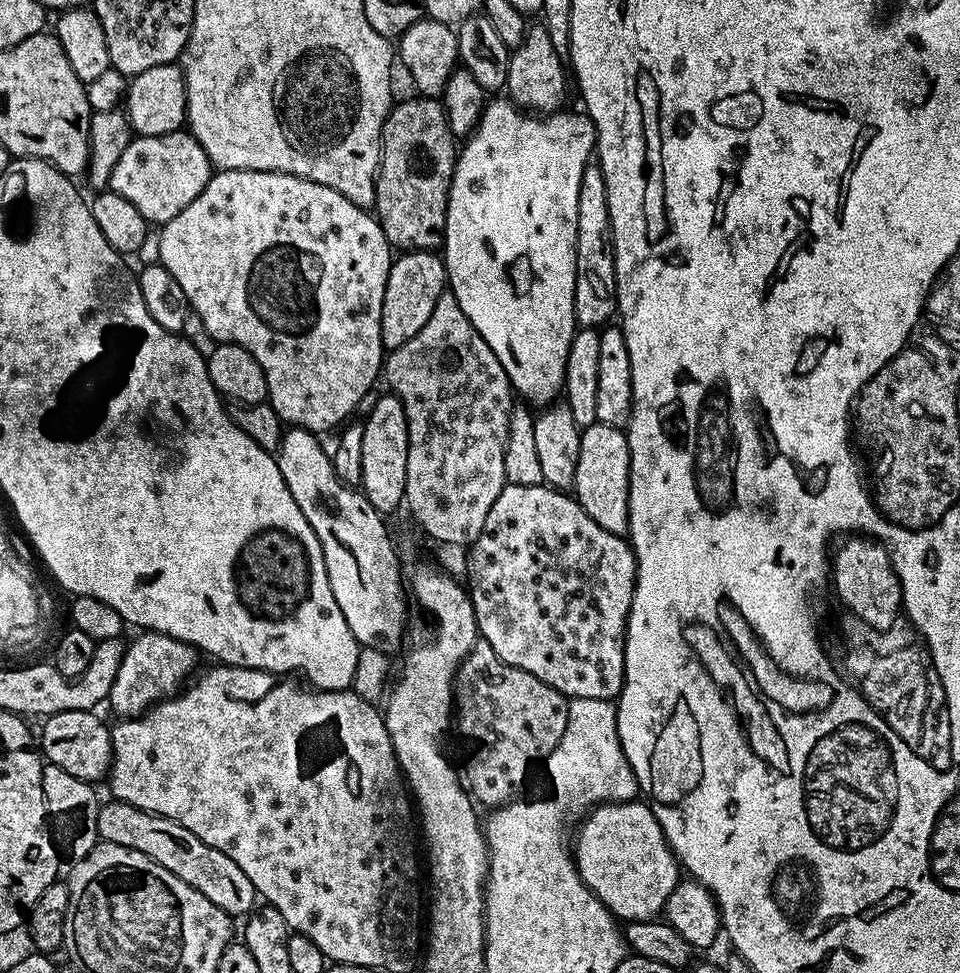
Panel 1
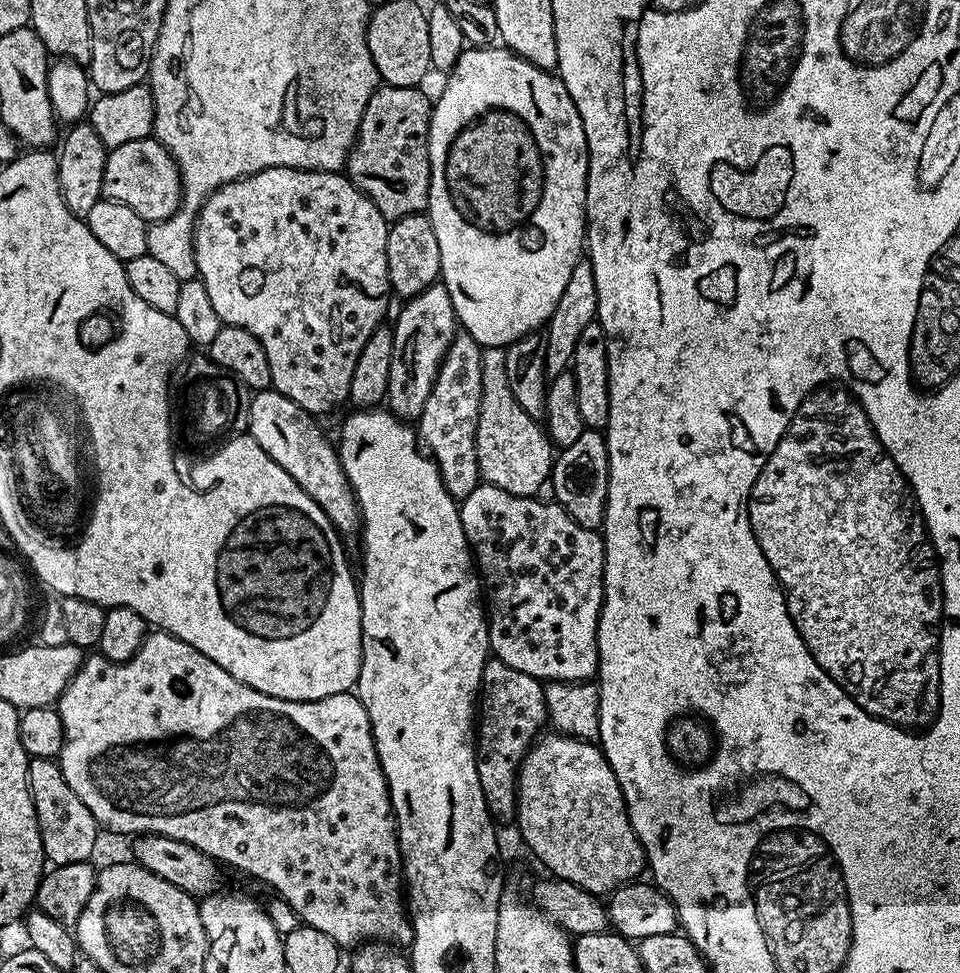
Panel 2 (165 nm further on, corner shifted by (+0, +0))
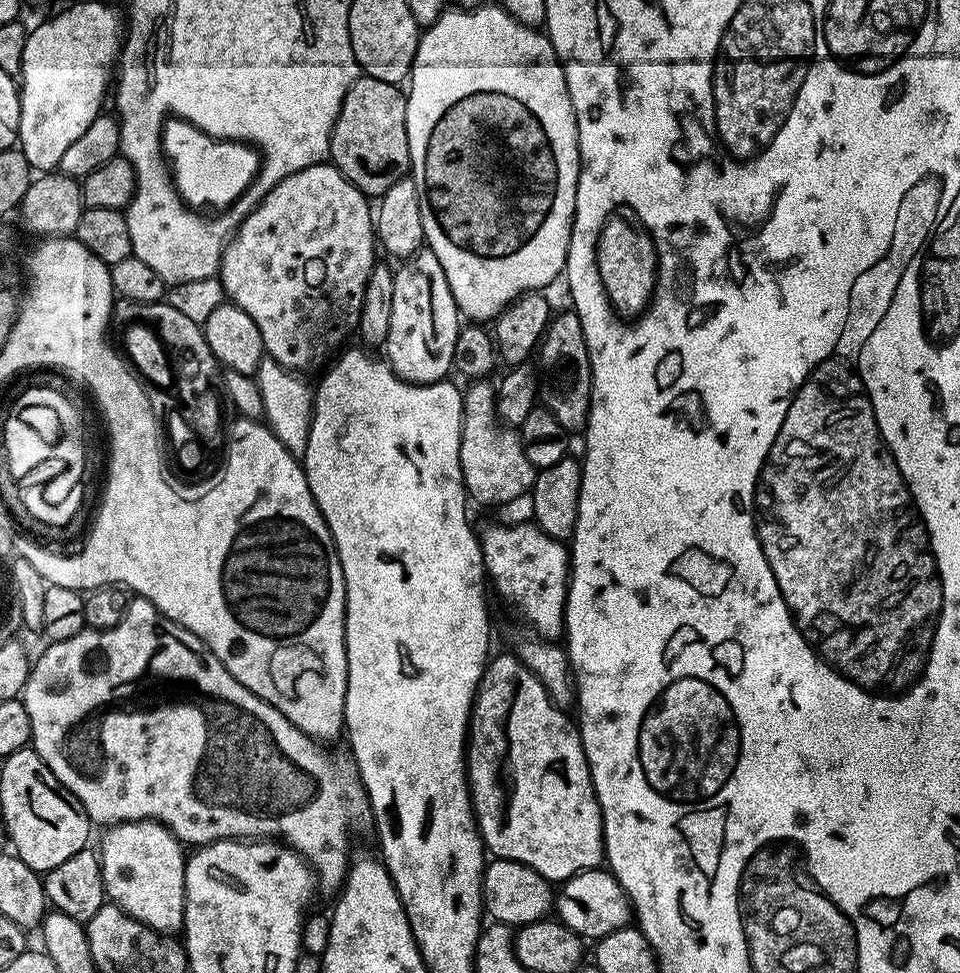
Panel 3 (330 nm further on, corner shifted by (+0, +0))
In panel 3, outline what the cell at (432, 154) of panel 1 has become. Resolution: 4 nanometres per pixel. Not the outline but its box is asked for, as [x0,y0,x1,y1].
[330,74,410,198]

